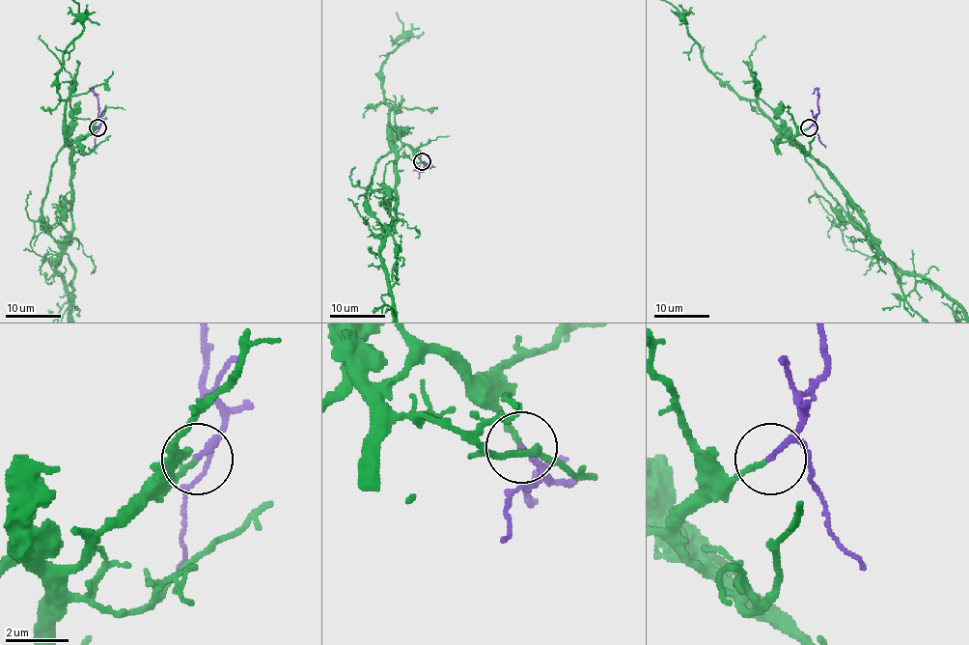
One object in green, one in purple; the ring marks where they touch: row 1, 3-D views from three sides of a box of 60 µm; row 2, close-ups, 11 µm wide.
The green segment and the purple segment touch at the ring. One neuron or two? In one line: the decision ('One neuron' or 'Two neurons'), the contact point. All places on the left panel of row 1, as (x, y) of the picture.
One neuron. Place: (97, 127)

